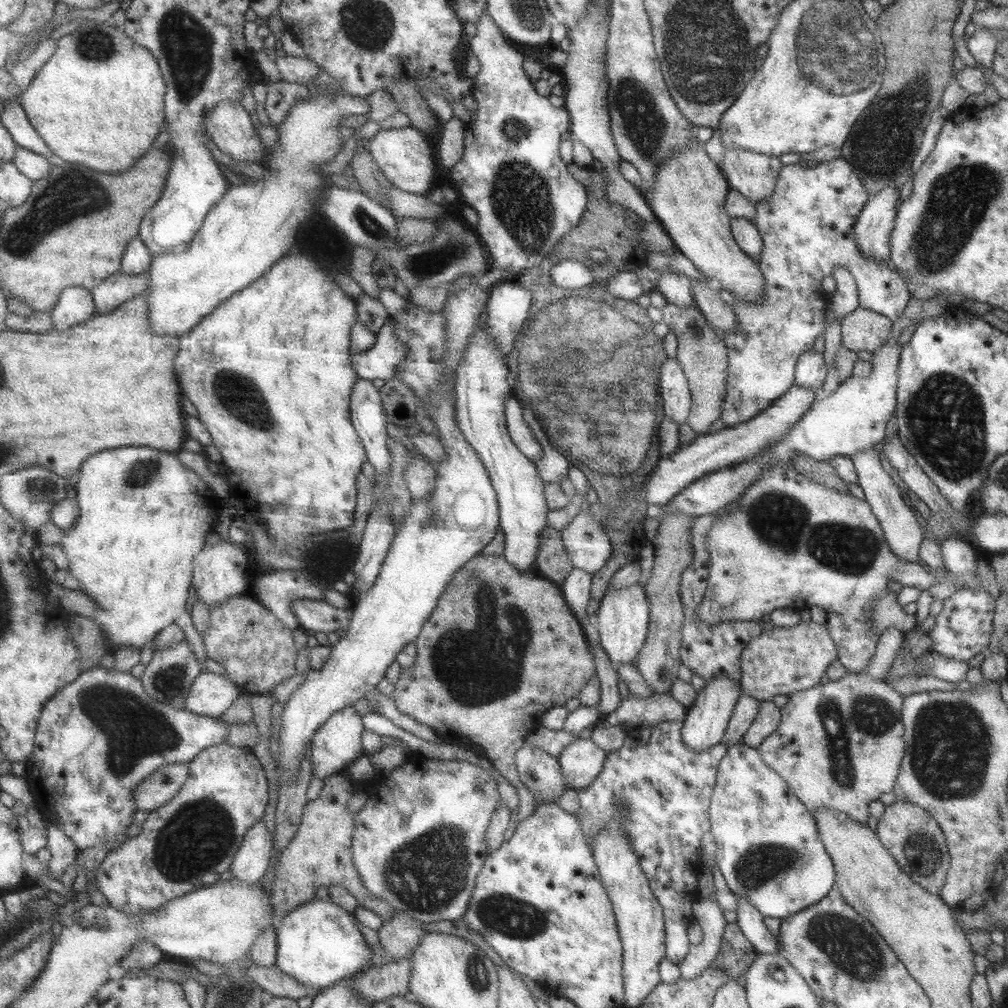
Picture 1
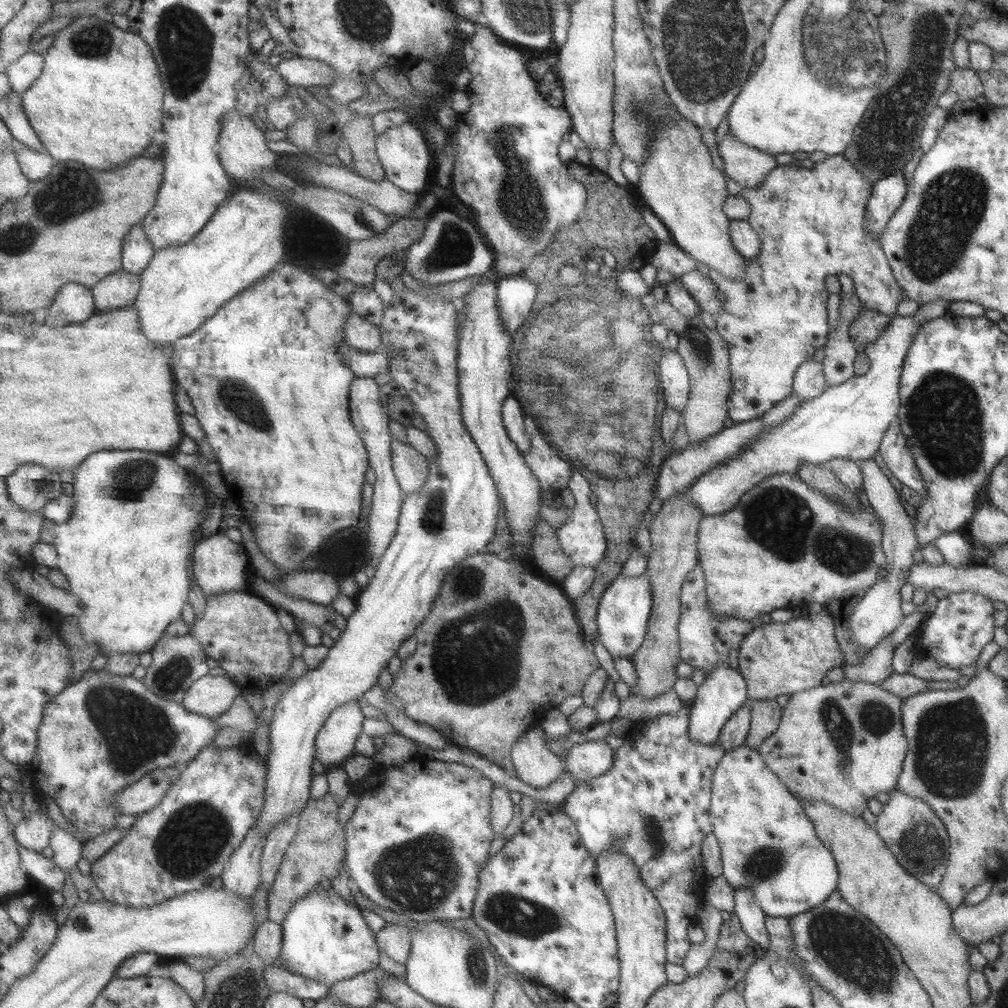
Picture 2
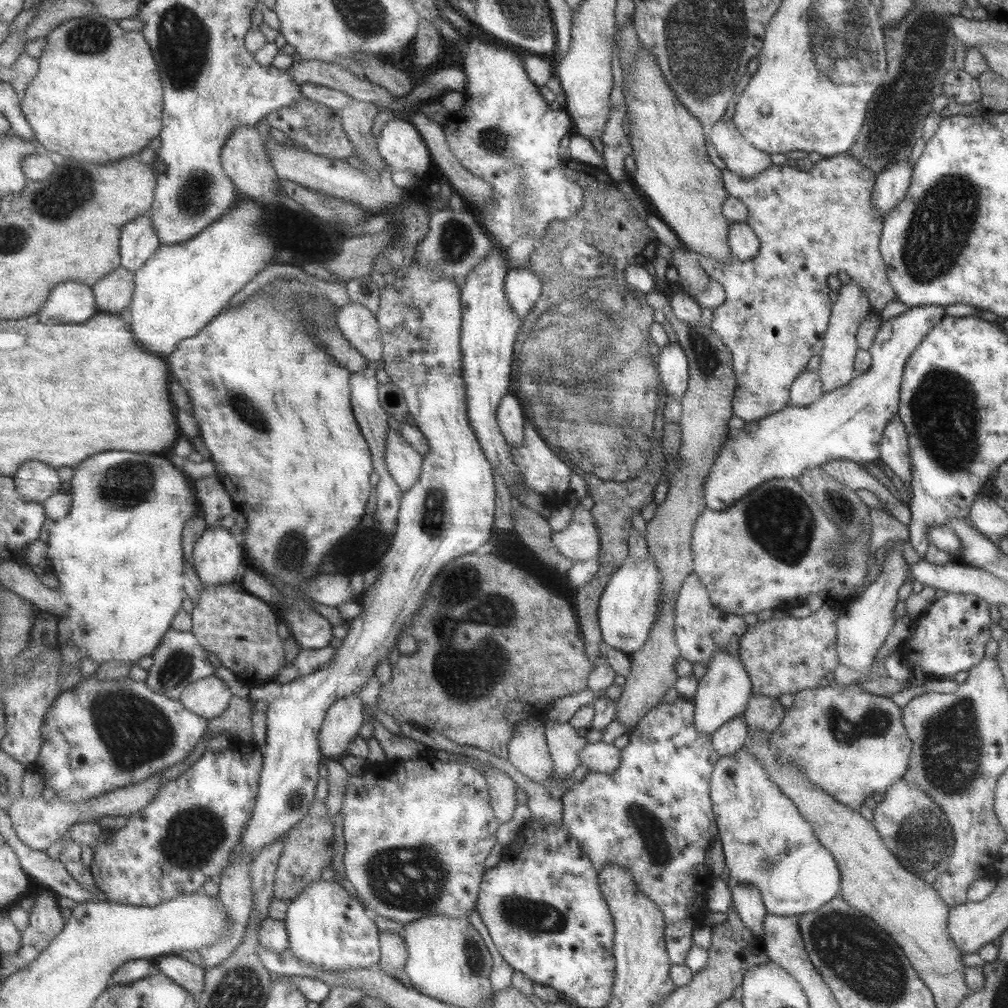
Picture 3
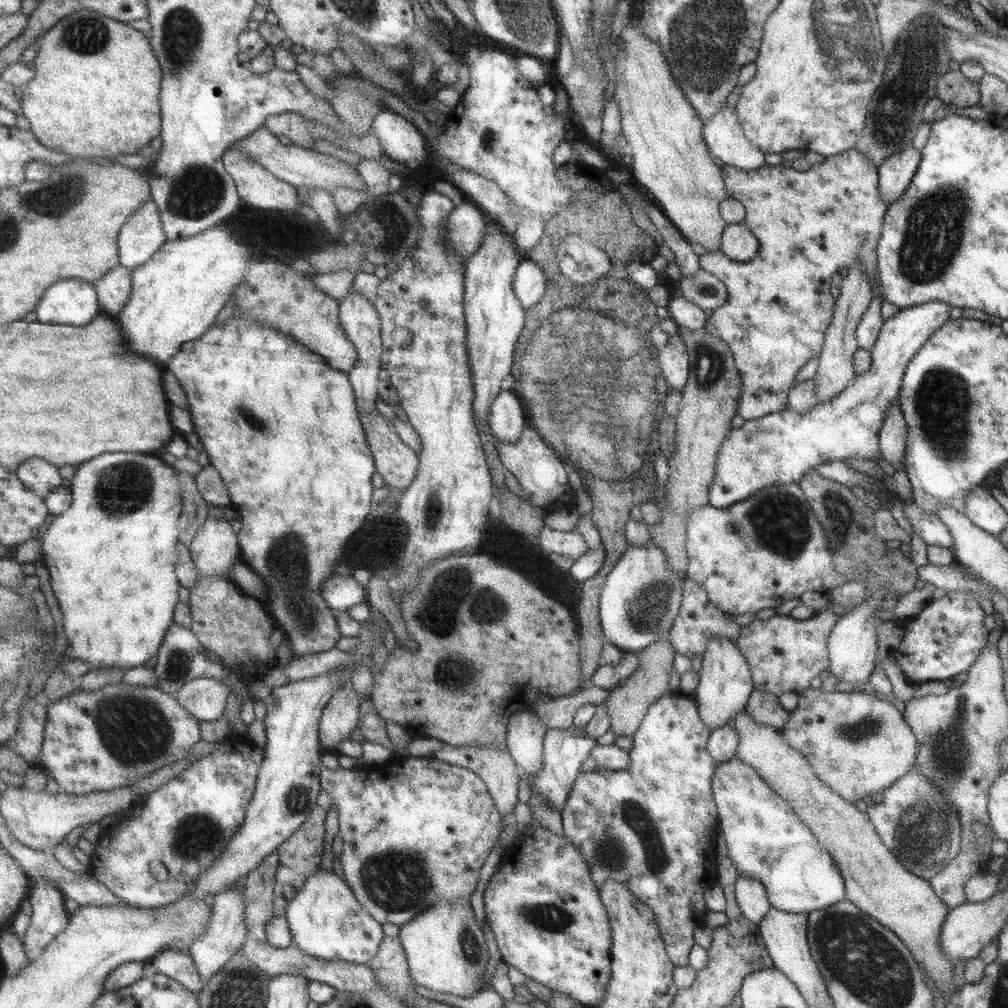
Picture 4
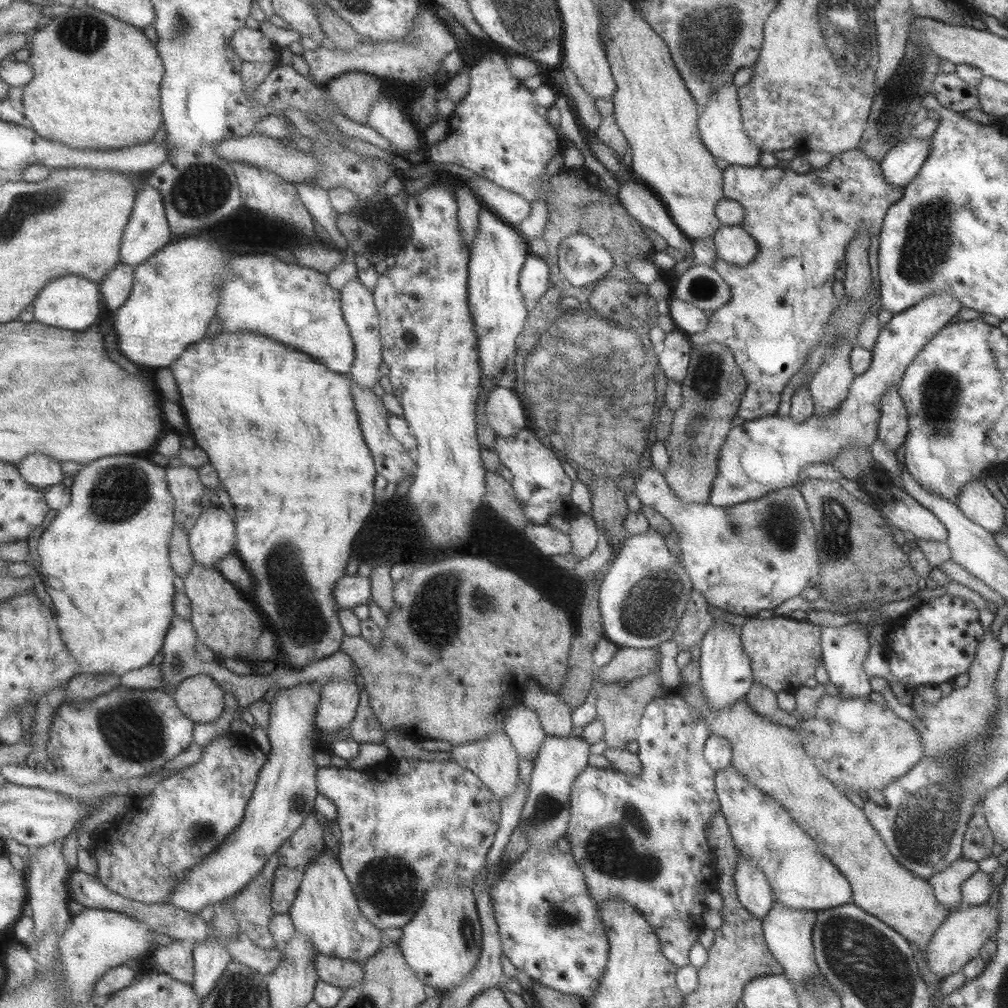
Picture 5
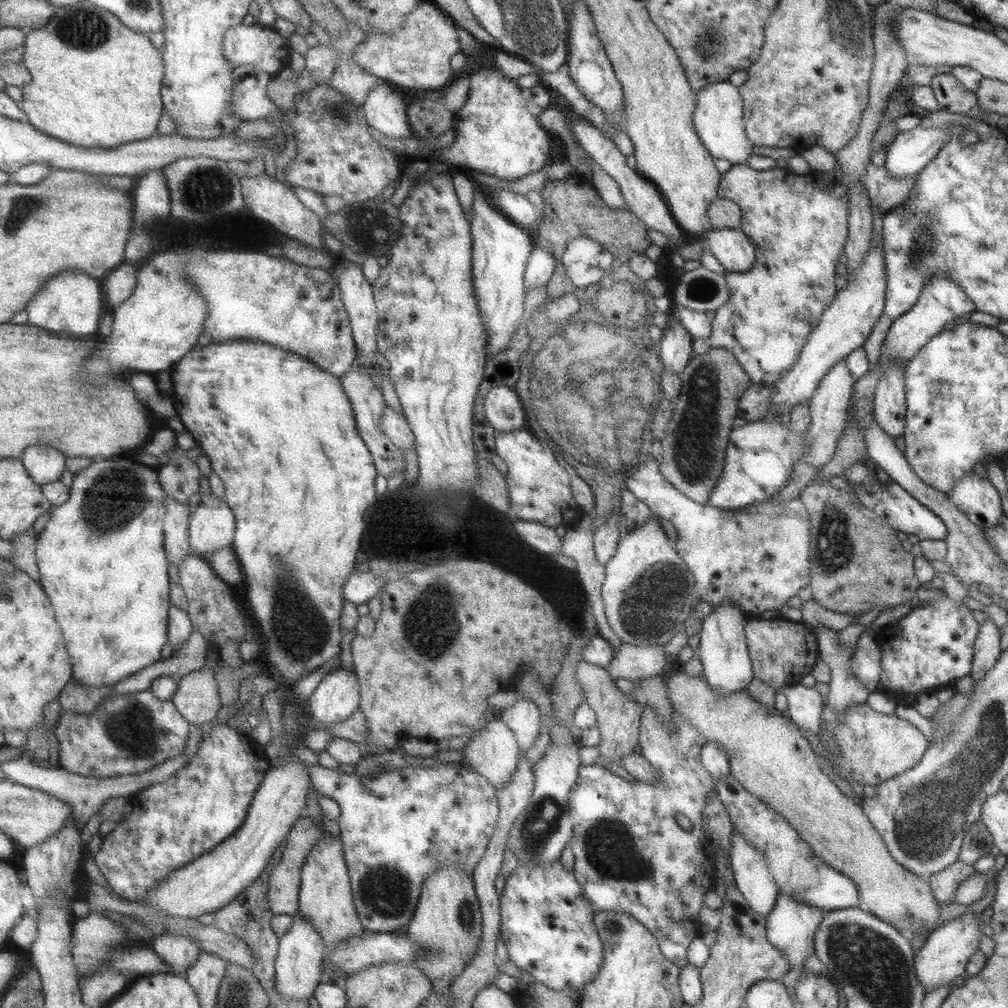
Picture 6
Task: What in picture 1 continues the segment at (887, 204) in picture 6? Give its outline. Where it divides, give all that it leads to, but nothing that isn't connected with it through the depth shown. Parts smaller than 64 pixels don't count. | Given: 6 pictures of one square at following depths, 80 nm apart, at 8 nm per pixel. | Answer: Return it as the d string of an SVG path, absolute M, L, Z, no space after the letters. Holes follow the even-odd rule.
M840 157L820 162L815 168L804 168L799 163L783 165L770 199L755 204L756 215L752 222L763 240L763 251L757 261L766 279L767 291L761 302L744 302L734 294L737 326L731 332L725 332L723 340L729 354L726 392L720 415L725 428L748 422L767 410L795 384L798 357L808 348L815 348L820 333L826 329L824 317L829 293L822 289L822 280L824 276L830 276L837 266L846 265L850 269L859 290L860 307L879 312L892 321L902 316L912 296L908 285L892 266L867 260L854 242L854 225L870 196L852 165Z

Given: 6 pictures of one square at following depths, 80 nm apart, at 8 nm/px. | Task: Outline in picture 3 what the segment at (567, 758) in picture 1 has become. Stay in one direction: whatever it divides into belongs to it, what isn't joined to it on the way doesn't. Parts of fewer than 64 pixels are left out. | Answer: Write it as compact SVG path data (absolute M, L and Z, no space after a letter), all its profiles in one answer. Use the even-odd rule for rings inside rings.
M604 741L588 743L579 750L579 762L585 764L590 772L612 774L621 763L621 749Z

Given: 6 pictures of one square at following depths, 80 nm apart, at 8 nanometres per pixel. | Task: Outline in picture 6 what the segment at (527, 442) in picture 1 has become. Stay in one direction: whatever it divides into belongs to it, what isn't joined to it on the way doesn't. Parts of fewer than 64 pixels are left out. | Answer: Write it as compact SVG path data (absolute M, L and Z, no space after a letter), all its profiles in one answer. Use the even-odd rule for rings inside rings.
M493 386L484 399L487 421L500 432L512 432L527 427L526 412L513 388Z

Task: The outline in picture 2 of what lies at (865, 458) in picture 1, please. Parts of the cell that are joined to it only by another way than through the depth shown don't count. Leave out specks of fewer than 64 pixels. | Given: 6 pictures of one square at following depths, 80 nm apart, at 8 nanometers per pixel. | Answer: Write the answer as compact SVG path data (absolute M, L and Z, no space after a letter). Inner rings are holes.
M874 457L858 463L863 476L863 487L860 490L867 494L868 502L874 509L875 516L882 520L882 550L886 556L886 569L884 569L882 578L877 584L872 585L870 591L854 607L850 623L848 623L851 641L859 653L864 653L866 656L873 646L902 625L906 618L900 607L902 604L901 589L904 584L908 583L908 572L910 572L910 567L915 564L912 557L914 552L920 549L920 544L918 544L915 519L904 508L896 488L892 487L888 476L882 472L882 468L874 461Z

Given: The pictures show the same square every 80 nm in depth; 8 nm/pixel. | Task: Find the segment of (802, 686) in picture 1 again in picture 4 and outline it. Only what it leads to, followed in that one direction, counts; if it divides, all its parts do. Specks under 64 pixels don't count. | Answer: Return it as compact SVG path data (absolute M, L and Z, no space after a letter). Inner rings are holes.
M823 608L808 620L795 620L790 615L776 615L769 620L755 619L748 626L742 626L736 643L750 665L755 690L780 697L784 693L811 689L812 679L824 670L829 670L831 662L827 640L836 619L834 610Z

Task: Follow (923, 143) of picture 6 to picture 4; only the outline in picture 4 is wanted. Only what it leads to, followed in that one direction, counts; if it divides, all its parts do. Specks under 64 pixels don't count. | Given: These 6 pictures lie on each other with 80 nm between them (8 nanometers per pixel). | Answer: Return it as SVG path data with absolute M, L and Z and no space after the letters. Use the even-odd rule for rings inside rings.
M912 146L889 156L878 167L878 192L882 201L892 205L902 197L915 177L920 157L921 151L916 151Z

